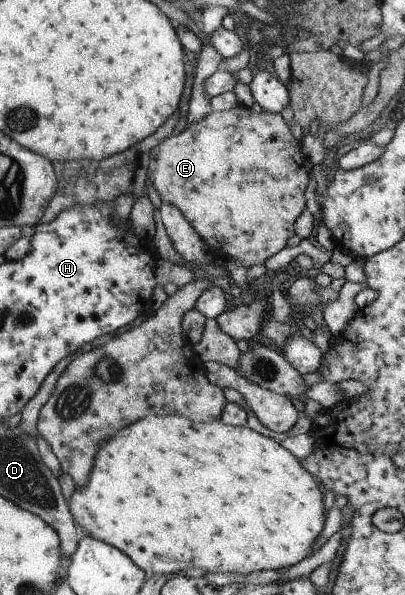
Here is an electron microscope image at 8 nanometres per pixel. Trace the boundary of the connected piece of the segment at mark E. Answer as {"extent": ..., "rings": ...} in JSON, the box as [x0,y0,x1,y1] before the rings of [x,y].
{"extent":[146,105,313,268],"rings":[[[236,105],[234,108],[223,111],[212,111],[202,121],[195,126],[188,126],[176,136],[170,136],[160,141],[154,148],[151,148],[149,163],[147,164],[146,183],[150,183],[158,192],[162,201],[176,205],[178,210],[188,219],[188,222],[194,227],[194,230],[200,235],[200,238],[206,243],[207,251],[216,262],[222,258],[234,258],[241,262],[246,268],[253,264],[264,264],[267,258],[276,254],[285,247],[288,237],[295,234],[293,224],[300,216],[301,211],[305,209],[306,198],[305,190],[309,181],[309,173],[313,165],[305,158],[300,150],[300,141],[295,139],[287,122],[280,113],[269,113],[266,111],[252,112],[250,107]]]}

